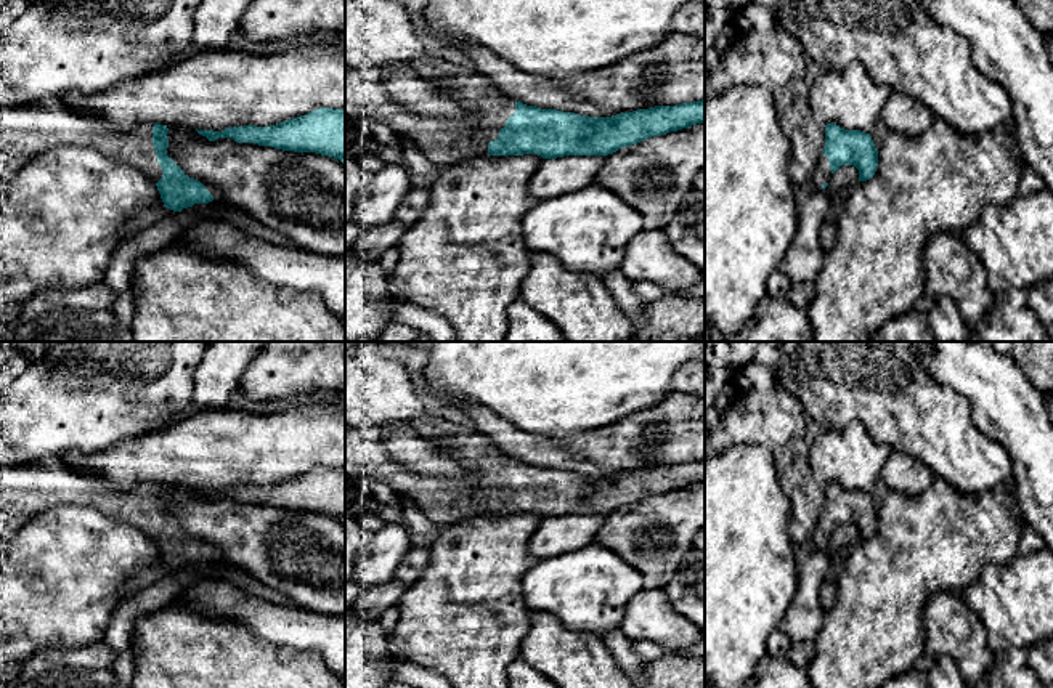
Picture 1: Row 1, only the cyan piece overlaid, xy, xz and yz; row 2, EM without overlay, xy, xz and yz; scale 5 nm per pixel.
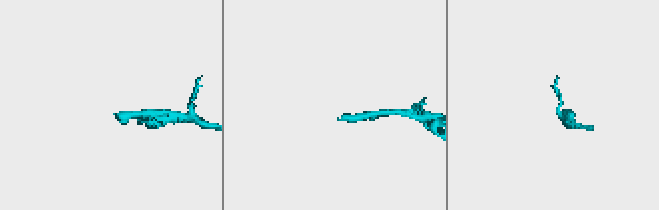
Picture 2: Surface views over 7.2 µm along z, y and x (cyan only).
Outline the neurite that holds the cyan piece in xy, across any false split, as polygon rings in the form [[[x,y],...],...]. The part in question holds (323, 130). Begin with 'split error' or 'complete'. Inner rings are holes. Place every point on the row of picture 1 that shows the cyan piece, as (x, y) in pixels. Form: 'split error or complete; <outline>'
complete; [[[319,107],[270,127],[230,127],[223,132],[197,130],[209,141],[231,138],[294,152],[316,152],[345,164],[345,107]]]

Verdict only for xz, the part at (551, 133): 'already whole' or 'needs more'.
needs more

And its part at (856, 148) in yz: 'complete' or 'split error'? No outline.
split error

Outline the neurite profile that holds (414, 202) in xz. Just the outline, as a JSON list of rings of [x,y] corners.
[[[413,186],[401,199],[395,218],[409,228],[427,208],[430,189]]]

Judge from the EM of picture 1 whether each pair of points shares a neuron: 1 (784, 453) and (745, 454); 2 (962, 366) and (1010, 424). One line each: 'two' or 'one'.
1: two
2: one

